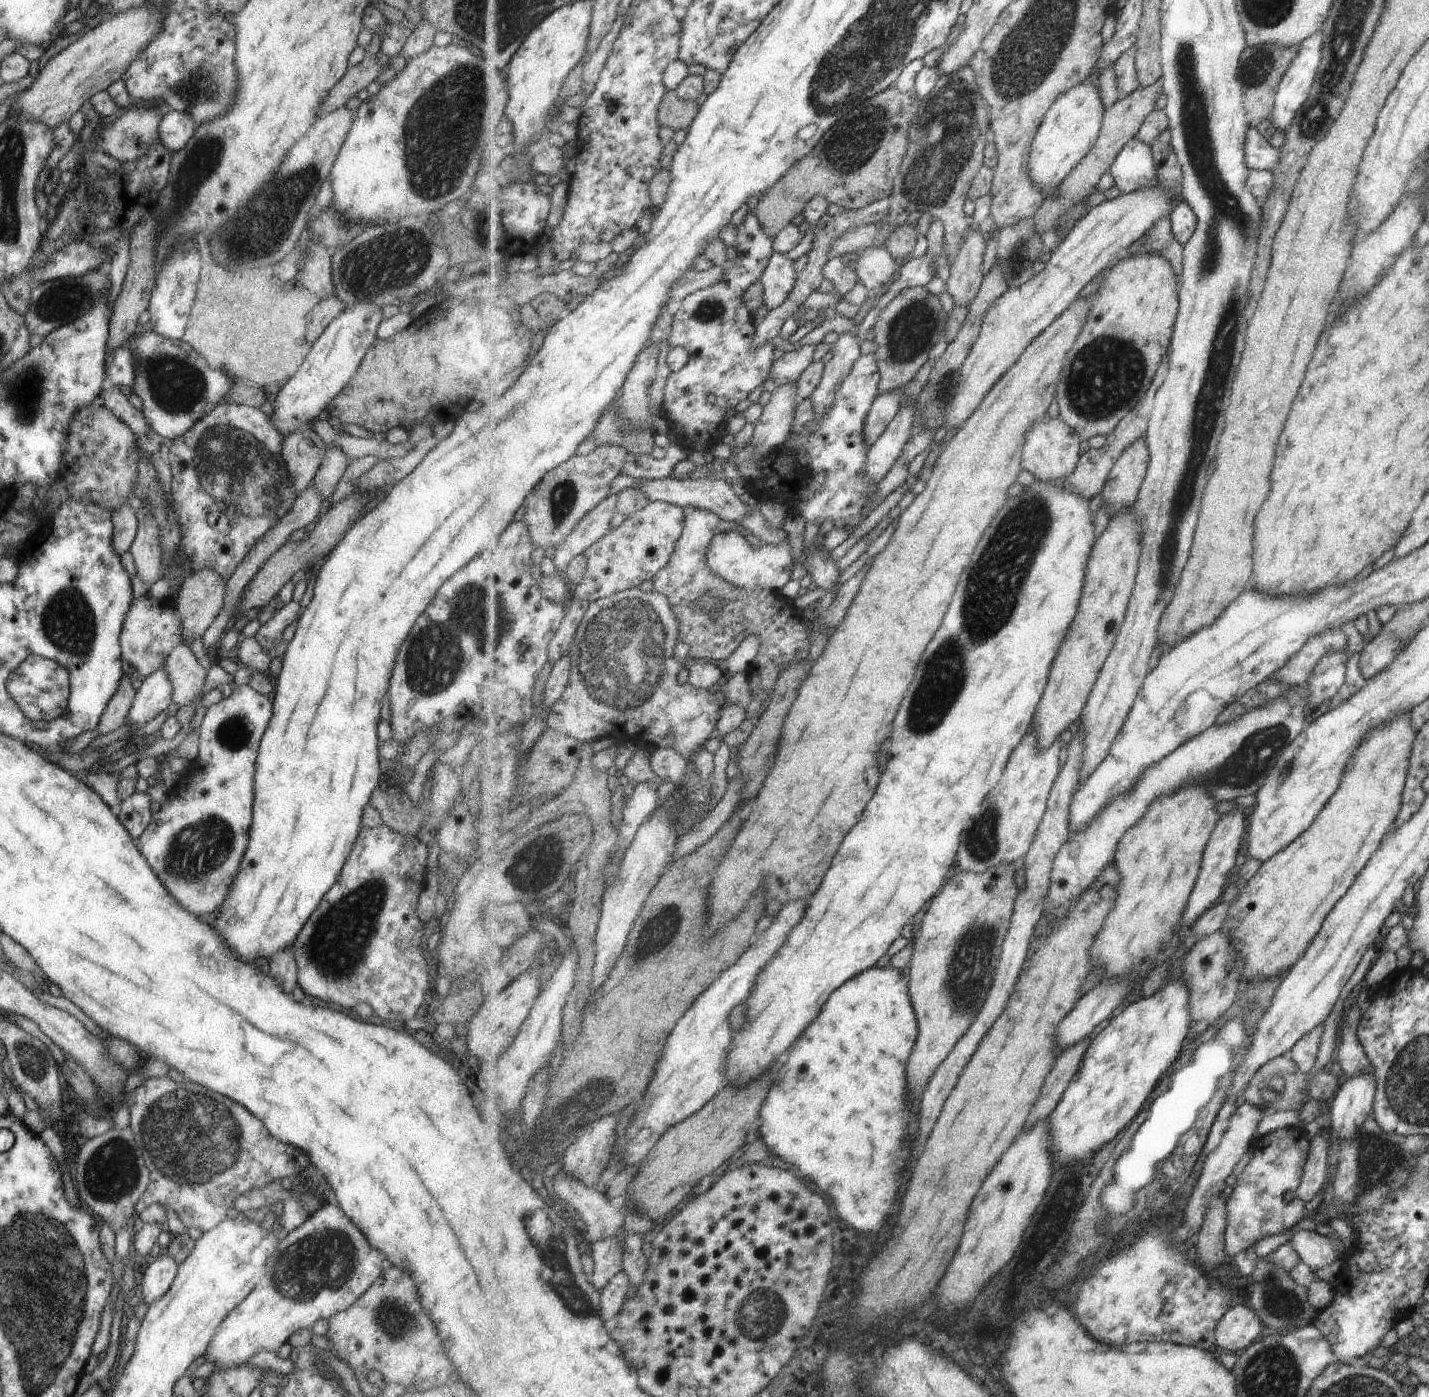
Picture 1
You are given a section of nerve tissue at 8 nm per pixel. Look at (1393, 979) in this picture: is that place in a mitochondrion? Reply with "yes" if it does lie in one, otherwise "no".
no

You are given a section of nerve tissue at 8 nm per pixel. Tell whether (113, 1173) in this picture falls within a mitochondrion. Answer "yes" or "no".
yes

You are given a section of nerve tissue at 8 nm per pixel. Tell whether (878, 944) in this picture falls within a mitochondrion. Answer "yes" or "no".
no

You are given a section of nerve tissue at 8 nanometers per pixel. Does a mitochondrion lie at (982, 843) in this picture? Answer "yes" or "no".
yes

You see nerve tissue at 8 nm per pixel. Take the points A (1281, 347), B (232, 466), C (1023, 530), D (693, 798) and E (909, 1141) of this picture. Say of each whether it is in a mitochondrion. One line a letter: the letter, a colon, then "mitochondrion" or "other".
A: other
B: mitochondrion
C: mitochondrion
D: mitochondrion
E: other

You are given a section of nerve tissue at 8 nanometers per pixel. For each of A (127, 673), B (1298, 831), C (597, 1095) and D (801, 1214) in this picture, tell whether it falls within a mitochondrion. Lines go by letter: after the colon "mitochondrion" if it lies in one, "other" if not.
A: other
B: other
C: mitochondrion
D: other

